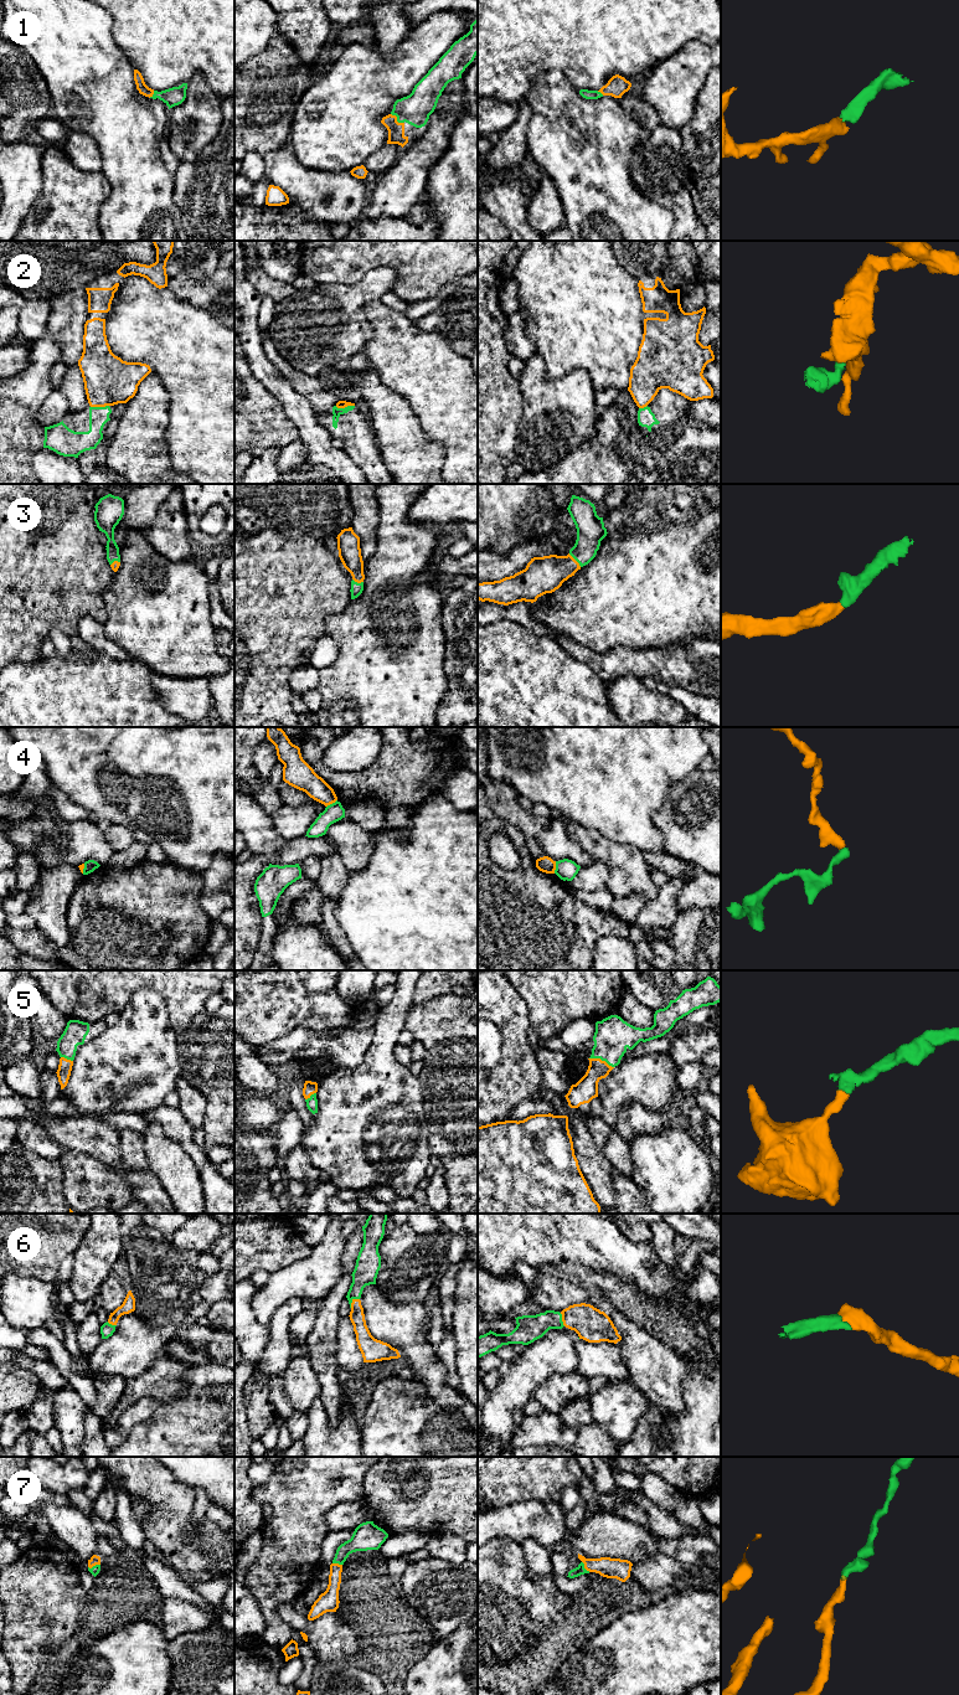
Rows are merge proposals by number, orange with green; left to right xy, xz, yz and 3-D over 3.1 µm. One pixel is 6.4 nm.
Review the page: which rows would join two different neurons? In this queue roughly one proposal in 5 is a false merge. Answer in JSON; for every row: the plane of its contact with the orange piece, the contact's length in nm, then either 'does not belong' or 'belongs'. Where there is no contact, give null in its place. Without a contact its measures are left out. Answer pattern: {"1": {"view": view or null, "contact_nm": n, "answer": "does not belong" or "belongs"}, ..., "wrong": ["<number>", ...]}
{"1": {"view": "xz", "contact_nm": 110, "answer": "belongs"}, "2": {"view": "xz", "contact_nm": 130, "answer": "does not belong"}, "3": {"view": "yz", "contact_nm": 120, "answer": "belongs"}, "4": {"view": "yz", "contact_nm": 80, "answer": "does not belong"}, "5": {"view": "yz", "contact_nm": 170, "answer": "belongs"}, "6": {"view": "xz", "contact_nm": 90, "answer": "belongs"}, "7": {"view": "xy", "contact_nm": 80, "answer": "belongs"}, "wrong": ["2", "4"]}

